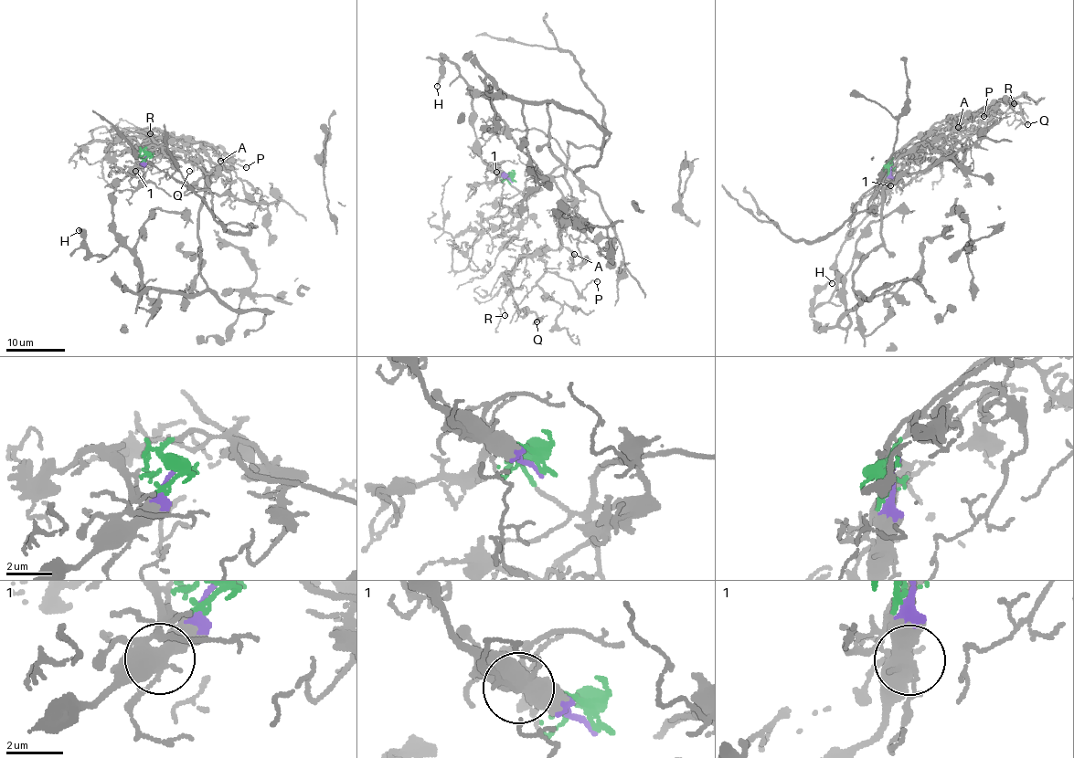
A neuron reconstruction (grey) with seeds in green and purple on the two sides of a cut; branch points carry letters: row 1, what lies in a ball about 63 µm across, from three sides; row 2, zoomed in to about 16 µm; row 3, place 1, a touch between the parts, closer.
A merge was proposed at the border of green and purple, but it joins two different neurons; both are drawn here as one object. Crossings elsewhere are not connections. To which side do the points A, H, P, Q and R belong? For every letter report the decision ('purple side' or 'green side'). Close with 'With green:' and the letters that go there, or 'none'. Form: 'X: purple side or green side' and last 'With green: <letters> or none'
A: green side
H: purple side
P: green side
Q: green side
R: green side
With green: A, P, Q, R

